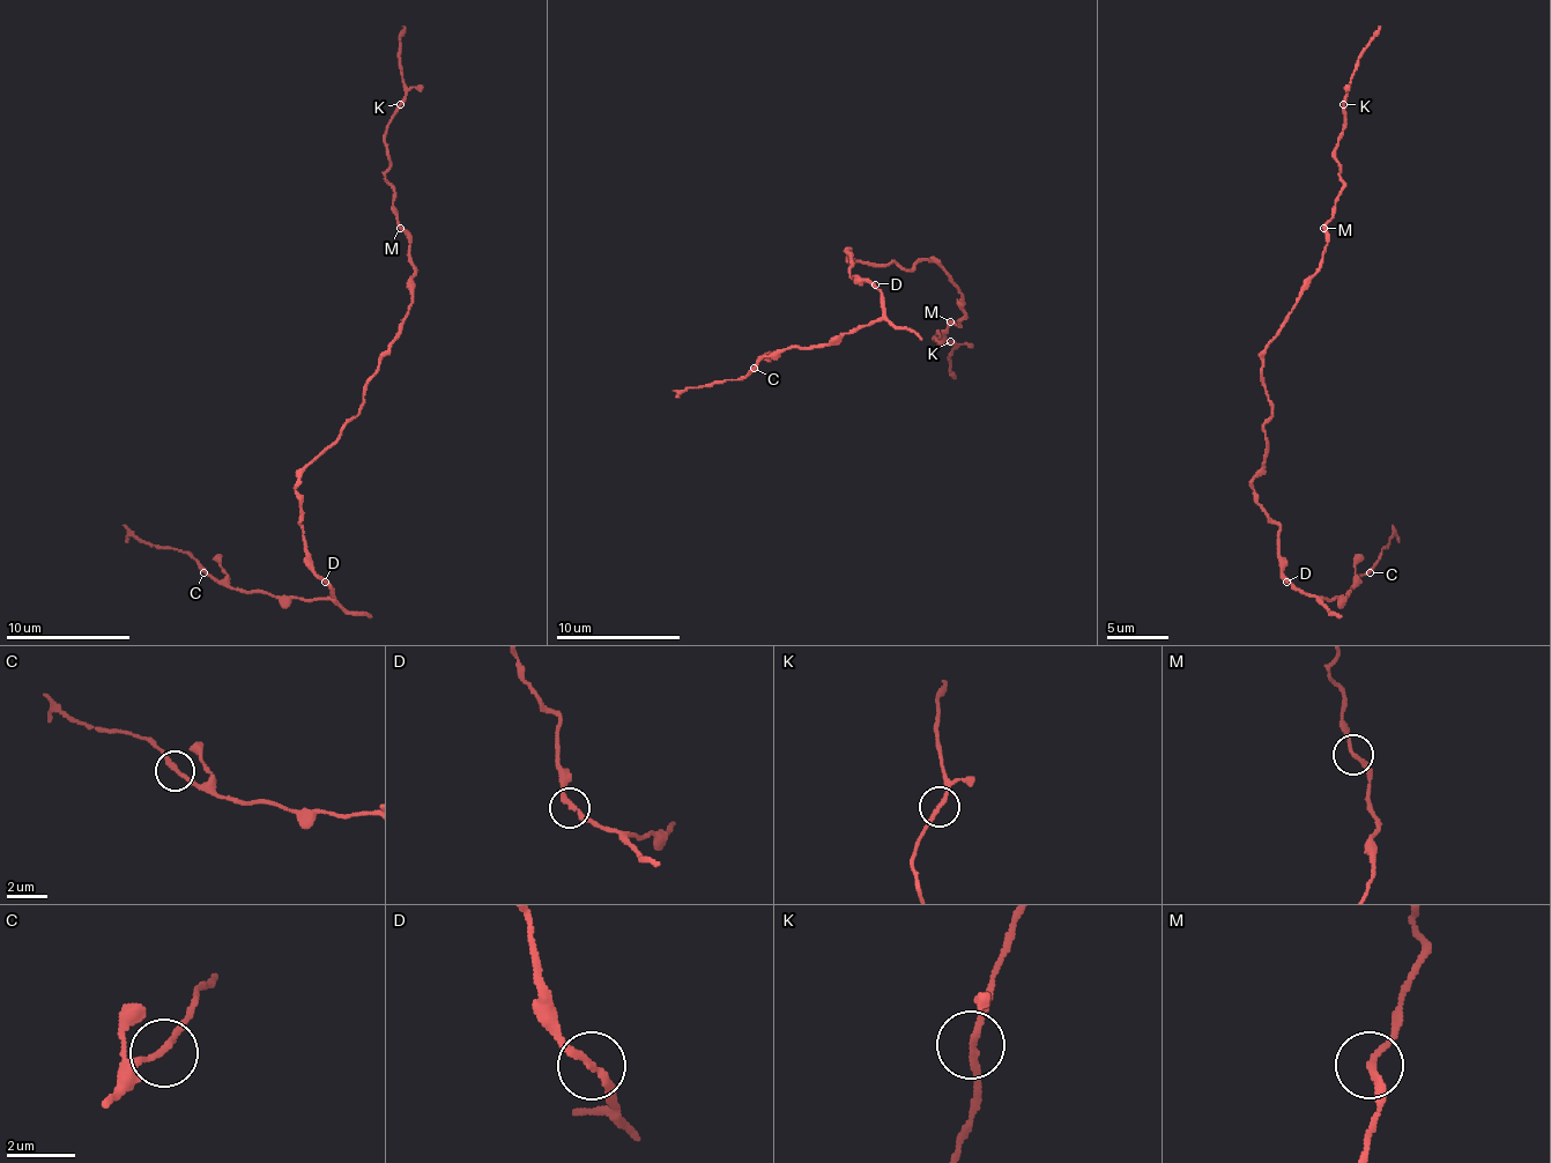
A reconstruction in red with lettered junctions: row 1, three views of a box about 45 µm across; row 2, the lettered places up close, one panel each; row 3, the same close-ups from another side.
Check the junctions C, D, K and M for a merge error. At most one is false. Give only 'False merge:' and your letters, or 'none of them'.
False merge: none of them

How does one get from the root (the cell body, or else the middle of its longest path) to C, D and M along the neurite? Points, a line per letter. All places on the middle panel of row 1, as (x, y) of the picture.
C: (893, 263), (869, 265), (847, 250), (851, 275), (882, 294), (882, 315), (819, 346), (776, 349), (754, 368)
D: (893, 263), (869, 265), (847, 250), (851, 275), (869, 278), (875, 284)
M: (893, 263), (910, 268), (922, 259), (932, 259), (962, 294), (965, 315), (959, 325), (950, 321)

